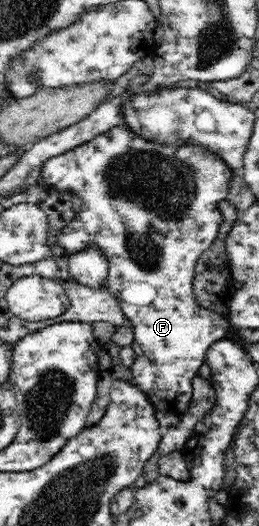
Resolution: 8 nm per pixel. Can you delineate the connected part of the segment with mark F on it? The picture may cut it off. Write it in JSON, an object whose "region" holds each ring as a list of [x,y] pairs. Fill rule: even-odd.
{"region":[[[125,124],[114,126],[114,128],[110,128],[106,132],[96,135],[96,138],[90,139],[90,142],[84,142],[80,146],[75,146],[72,150],[64,152],[64,154],[49,158],[41,165],[41,171],[42,180],[50,188],[53,188],[55,192],[59,194],[74,193],[82,199],[82,210],[79,210],[73,220],[58,235],[53,237],[55,248],[68,255],[81,252],[84,249],[94,248],[100,249],[102,254],[106,255],[106,260],[108,261],[106,287],[117,298],[118,304],[121,306],[125,318],[129,319],[131,329],[133,330],[133,343],[131,347],[133,348],[135,359],[129,366],[129,369],[134,376],[135,384],[148,396],[155,410],[158,409],[162,413],[176,415],[177,417],[182,416],[190,408],[189,403],[192,402],[194,394],[193,380],[198,376],[200,366],[205,363],[208,349],[216,341],[224,339],[227,330],[231,326],[228,318],[224,317],[224,315],[214,311],[214,309],[204,308],[196,301],[193,282],[197,260],[214,242],[218,234],[219,224],[223,219],[216,204],[226,200],[229,188],[228,183],[235,174],[232,173],[231,168],[226,166],[215,152],[210,152],[207,148],[199,146],[199,144],[184,144],[184,146],[176,146],[176,148],[166,146],[165,144],[156,144],[155,142],[150,142],[149,139],[140,138],[132,130],[129,130],[129,126]]]}

